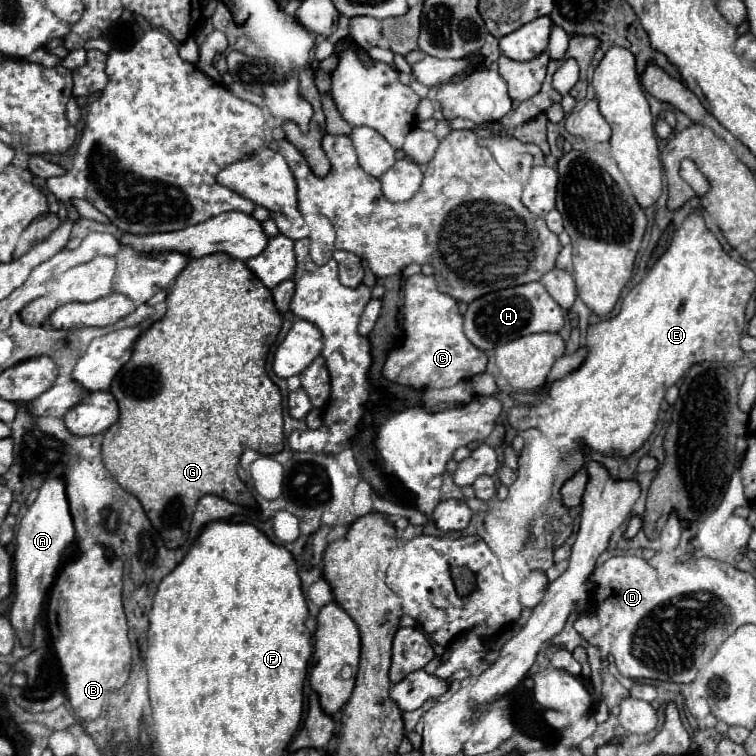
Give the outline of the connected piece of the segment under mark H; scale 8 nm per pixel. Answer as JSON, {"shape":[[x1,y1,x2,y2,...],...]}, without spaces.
{"shape":[[537,281,487,293,471,301,465,311,465,335,477,349,483,349,483,351,495,349,523,335,543,333,543,331,561,331,563,323,565,323,563,309,559,307,555,299,551,299,545,287]]}

